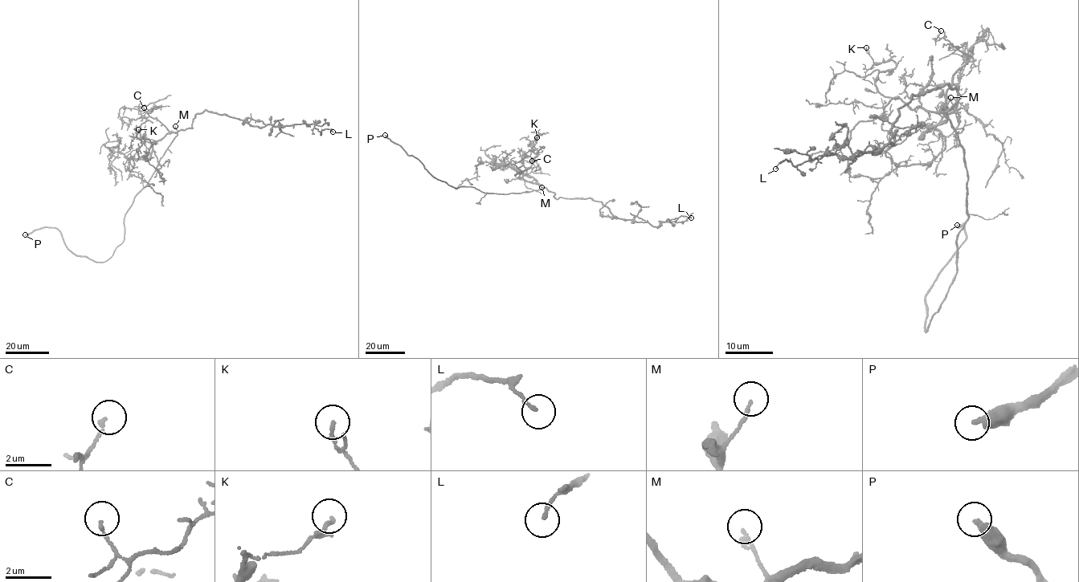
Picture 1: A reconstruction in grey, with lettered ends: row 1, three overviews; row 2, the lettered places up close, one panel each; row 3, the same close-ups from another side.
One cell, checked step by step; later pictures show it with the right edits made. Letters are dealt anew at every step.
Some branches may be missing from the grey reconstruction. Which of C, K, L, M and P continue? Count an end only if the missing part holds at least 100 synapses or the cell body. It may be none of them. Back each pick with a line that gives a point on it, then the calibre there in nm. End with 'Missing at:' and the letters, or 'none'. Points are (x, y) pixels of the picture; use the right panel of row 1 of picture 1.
P: place (957, 225); calibre 420 nm
Missing at: P

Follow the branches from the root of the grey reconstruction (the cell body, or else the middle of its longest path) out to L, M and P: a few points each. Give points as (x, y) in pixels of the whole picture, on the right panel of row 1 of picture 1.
L: (961, 144), (941, 109), (959, 97), (946, 85), (897, 108), (891, 145), (775, 168)
M: (961, 144), (955, 129), (943, 111), (943, 107), (950, 97)
P: (961, 144), (969, 216), (956, 241), (957, 275), (926, 331), (926, 295), (966, 238), (965, 224), (957, 225)

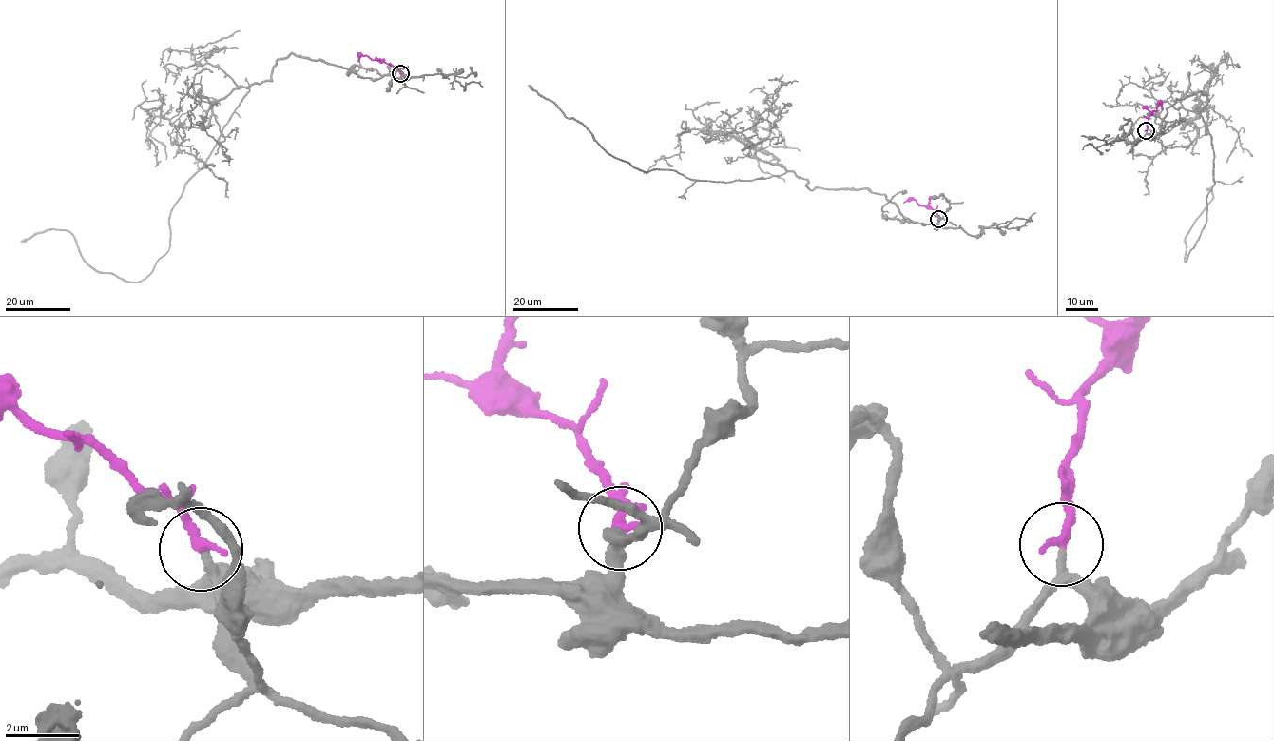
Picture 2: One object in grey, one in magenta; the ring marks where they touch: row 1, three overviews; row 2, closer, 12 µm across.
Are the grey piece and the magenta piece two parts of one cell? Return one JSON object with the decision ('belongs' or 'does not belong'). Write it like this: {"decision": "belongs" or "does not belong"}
{"decision": "belongs"}

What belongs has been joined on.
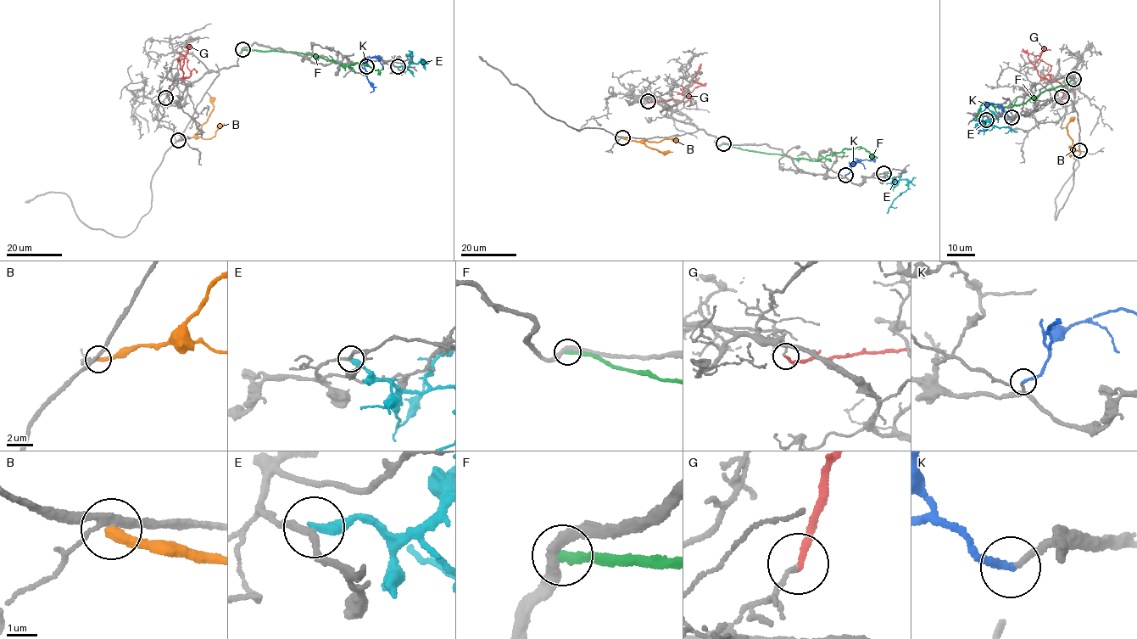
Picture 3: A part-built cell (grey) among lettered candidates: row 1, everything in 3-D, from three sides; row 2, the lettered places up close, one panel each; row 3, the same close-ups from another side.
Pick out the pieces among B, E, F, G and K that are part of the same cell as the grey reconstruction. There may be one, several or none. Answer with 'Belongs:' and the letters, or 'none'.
Belongs: K

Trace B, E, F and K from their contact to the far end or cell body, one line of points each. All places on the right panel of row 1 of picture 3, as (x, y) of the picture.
B: (1079, 150), (1074, 151), (1068, 135), (1067, 124), (1071, 116)
E: (985, 120), (984, 123), (979, 121), (983, 125), (1009, 128), (1005, 133)
F: (1073, 80), (1046, 90), (1021, 104), (998, 107), (984, 102), (980, 105), (978, 114), (979, 113)
K: (1011, 117), (1000, 105), (994, 103), (984, 109), (982, 116)

